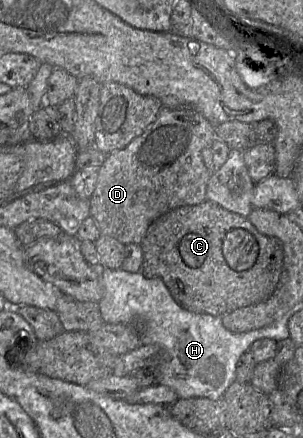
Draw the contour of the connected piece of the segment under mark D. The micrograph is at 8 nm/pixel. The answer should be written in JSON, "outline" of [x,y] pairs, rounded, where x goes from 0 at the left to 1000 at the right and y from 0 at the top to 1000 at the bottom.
{"outline":[[[535,242],[518,269],[462,311],[442,315],[409,338],[353,352],[343,370],[323,384],[320,418],[310,438],[297,450],[297,493],[314,502],[333,537],[363,539],[413,562],[422,557],[462,557],[488,518],[531,491],[597,470],[650,468],[673,461],[680,457],[680,432],[700,388],[677,377],[667,363],[667,342],[680,336],[696,336],[710,317],[710,288],[644,249],[630,244],[564,247]]]}

